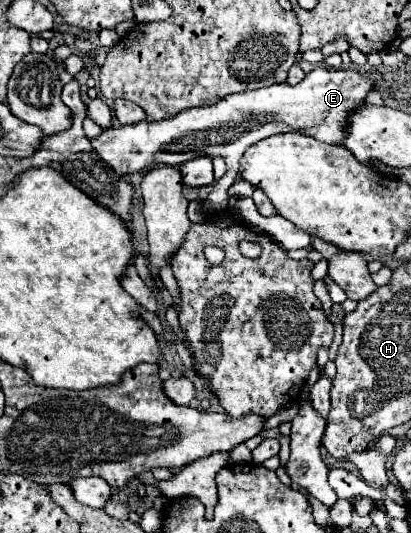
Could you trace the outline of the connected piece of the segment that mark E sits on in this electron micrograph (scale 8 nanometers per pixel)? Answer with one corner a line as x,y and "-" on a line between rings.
320,66
306,74
306,78
296,86
284,82
252,92
238,92
212,106
188,108
168,120
138,122
104,130
96,140
92,140
92,146
120,176
142,172
152,164
180,166
196,156
224,156
228,172
216,181
204,204
204,210
214,214
228,206
226,190
236,180
240,158
248,146
280,132
302,132
320,142
342,144
346,116
364,102
368,90
372,90
372,82
366,76
354,70
332,70

